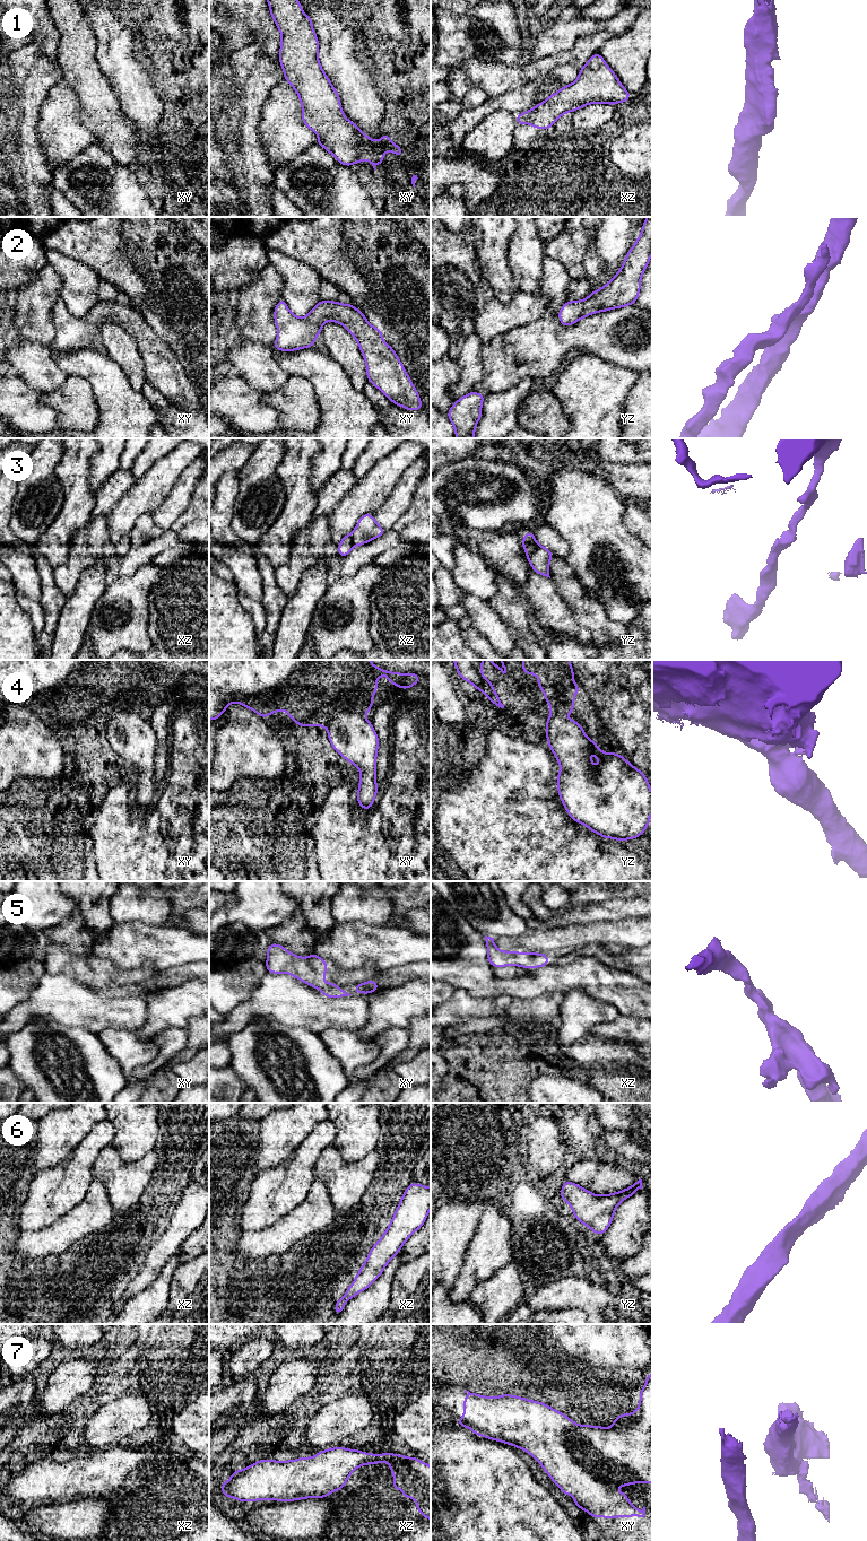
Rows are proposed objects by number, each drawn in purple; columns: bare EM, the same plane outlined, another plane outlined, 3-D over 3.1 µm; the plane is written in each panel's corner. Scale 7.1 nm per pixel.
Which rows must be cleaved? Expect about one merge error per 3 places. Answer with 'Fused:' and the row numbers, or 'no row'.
Fused: 3

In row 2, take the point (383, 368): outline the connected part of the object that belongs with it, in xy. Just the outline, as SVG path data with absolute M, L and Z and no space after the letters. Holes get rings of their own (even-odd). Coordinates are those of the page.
M281 298L275 307L274 319L278 329L274 348L285 352L314 347L315 338L320 334L321 328L327 321L343 324L359 345L359 350L366 363L367 381L375 385L395 404L401 406L406 410L423 409L421 397L407 375L404 365L391 346L382 341L381 329L372 327L364 314L354 305L320 301L305 317L297 317L288 310L285 299Z

